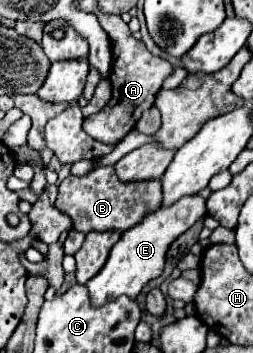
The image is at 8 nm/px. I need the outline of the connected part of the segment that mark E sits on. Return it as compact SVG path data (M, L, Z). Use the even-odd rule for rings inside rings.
M194 194L194 196L180 198L176 204L160 206L152 214L146 214L140 224L122 232L122 238L110 250L110 256L108 256L108 262L104 264L104 268L92 280L86 282L92 304L102 306L104 302L110 302L122 294L136 298L150 280L154 280L162 274L164 264L166 264L166 252L168 252L170 244L180 234L184 234L196 220L200 220L204 216L206 216L206 202L200 194Z

